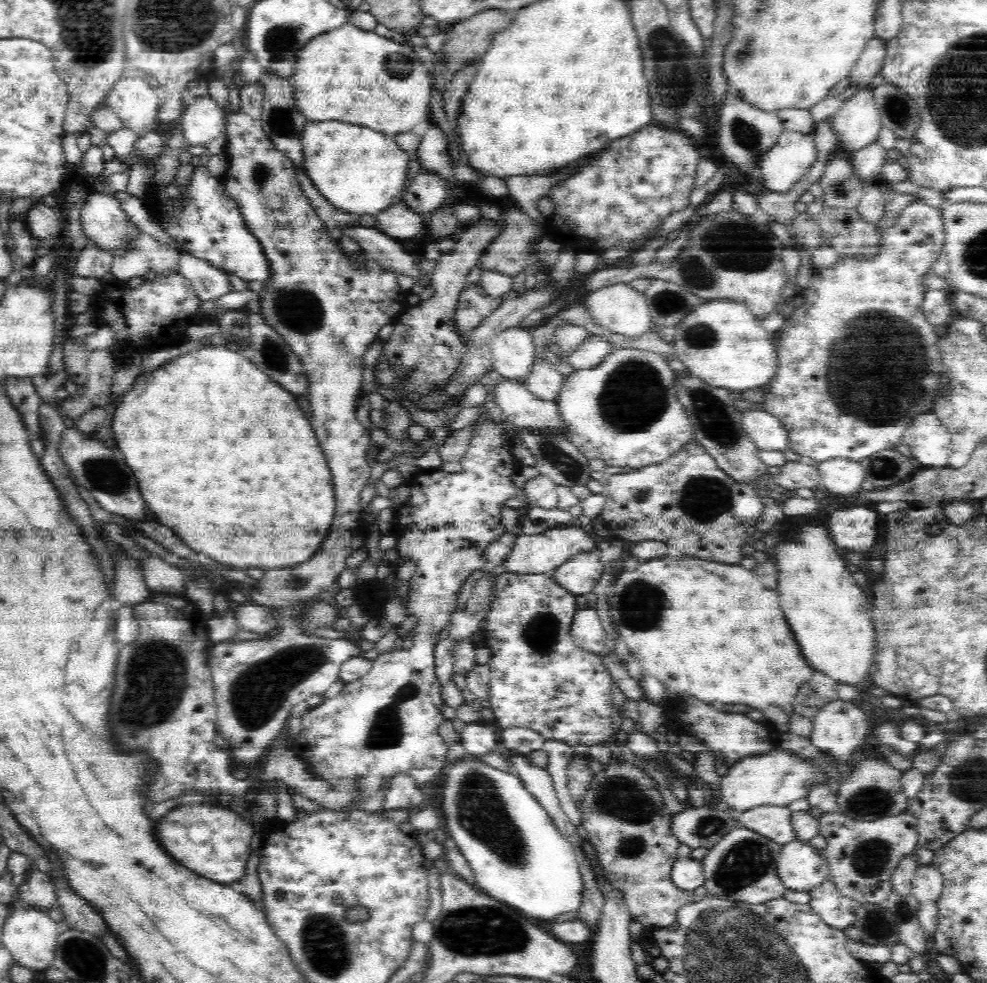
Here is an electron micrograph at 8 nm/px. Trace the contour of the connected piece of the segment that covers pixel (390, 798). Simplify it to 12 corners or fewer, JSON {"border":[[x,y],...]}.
{"border":[[396,773],[384,797],[384,810],[420,810],[421,788],[412,775]]}

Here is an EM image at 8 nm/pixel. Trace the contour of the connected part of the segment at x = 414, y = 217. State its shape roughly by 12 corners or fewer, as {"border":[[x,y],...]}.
{"border":[[397,202],[375,214],[374,227],[397,240],[418,240],[424,214]]}

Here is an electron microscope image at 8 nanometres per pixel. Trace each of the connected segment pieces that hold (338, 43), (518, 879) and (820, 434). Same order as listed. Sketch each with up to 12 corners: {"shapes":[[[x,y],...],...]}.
{"shapes":[[[348,22],[294,74],[307,121],[387,135],[431,121],[413,47]],[[447,762],[442,816],[473,884],[576,912],[574,847],[520,778]],[[914,201],[815,271],[761,408],[824,463],[903,447],[938,396],[944,250]]]}

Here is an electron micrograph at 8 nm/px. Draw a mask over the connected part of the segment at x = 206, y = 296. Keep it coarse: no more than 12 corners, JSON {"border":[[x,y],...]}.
{"border":[[181,254],[178,272],[200,300],[233,290],[225,271]]}

